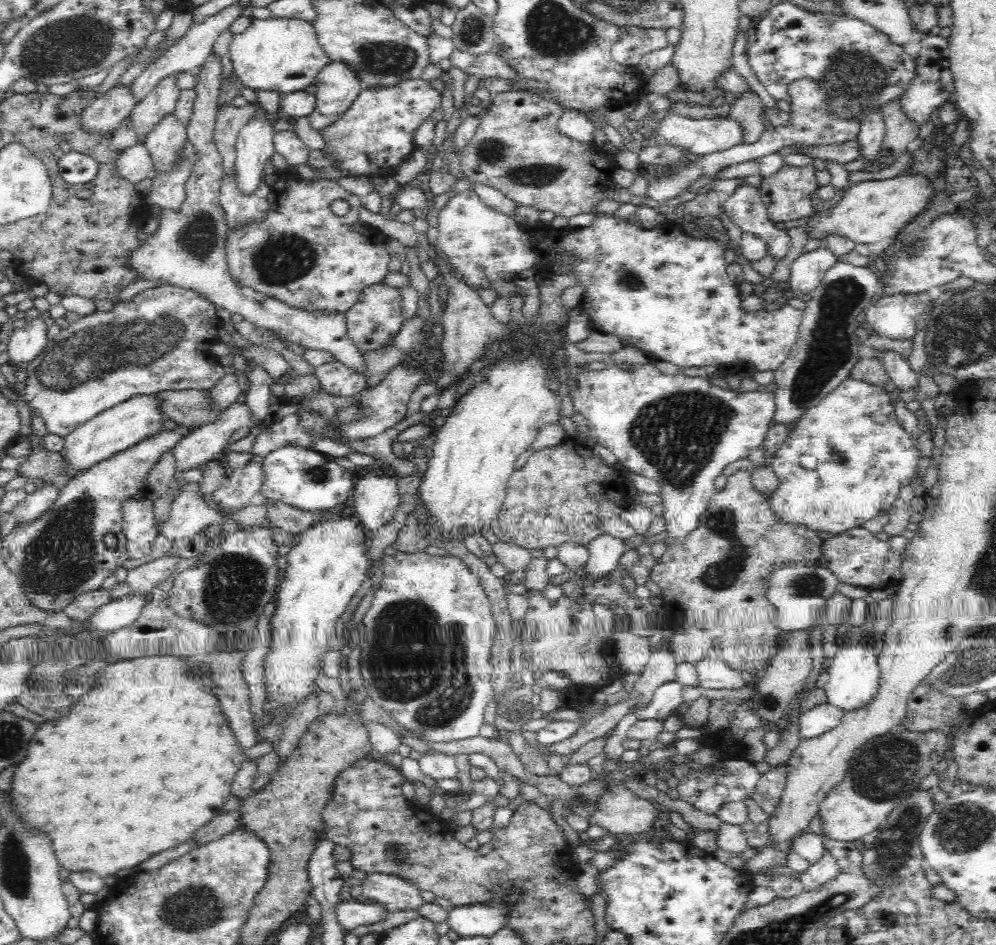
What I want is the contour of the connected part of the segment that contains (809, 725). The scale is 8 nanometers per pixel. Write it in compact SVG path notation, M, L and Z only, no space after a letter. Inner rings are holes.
M830 703L816 705L799 716L799 737L811 739L821 736L840 724L844 710L832 707Z

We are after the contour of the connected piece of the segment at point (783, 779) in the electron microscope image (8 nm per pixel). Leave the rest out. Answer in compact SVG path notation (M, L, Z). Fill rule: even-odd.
M772 768L767 774L762 774L750 798L768 815L773 817L777 811L779 800L787 783L789 768Z

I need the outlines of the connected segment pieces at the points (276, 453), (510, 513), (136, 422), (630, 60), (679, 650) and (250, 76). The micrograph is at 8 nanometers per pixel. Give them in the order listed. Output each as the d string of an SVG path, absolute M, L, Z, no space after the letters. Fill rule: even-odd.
M290 445L274 448L262 458L260 469L264 472L260 495L306 512L326 512L336 505L344 504L355 482L352 471L340 467L330 456L307 447Z
M572 440L533 452L524 468L510 475L493 532L497 540L530 551L570 541L587 546L592 538L602 536L598 520L616 517L633 502L625 479L613 464L606 466L596 452L578 448Z
M157 393L138 394L98 413L98 416L79 425L70 435L62 439L64 446L60 453L67 460L69 476L74 477L78 472L89 469L90 466L121 453L123 450L128 450L142 439L160 434L165 430L165 422L168 420L171 419L163 414Z
M620 26L622 37L612 46L613 59L622 66L636 67L644 54L666 46L666 28Z
M743 469L727 476L724 490L717 491L698 518L698 526L683 538L670 536L663 540L665 552L650 569L649 576L660 590L662 603L654 605L658 614L657 630L674 630L674 622L680 622L674 632L672 649L679 661L696 665L714 652L729 668L764 670L777 654L778 638L782 632L774 625L774 606L765 596L769 578L775 568L794 559L808 561L812 565L821 558L822 539L803 525L779 522L770 506L770 495L756 490L751 481L751 471Z
M252 18L250 26L234 35L229 46L233 71L242 80L242 87L278 90L284 95L313 84L320 70L330 62L313 26L313 22L299 19Z

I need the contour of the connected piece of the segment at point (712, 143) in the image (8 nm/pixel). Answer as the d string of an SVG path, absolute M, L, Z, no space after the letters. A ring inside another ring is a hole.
M666 114L664 120L659 122L656 130L658 135L668 140L674 147L680 147L694 153L694 155L705 156L714 152L720 152L744 143L743 126L734 118L718 117L717 119L693 119L676 114Z

